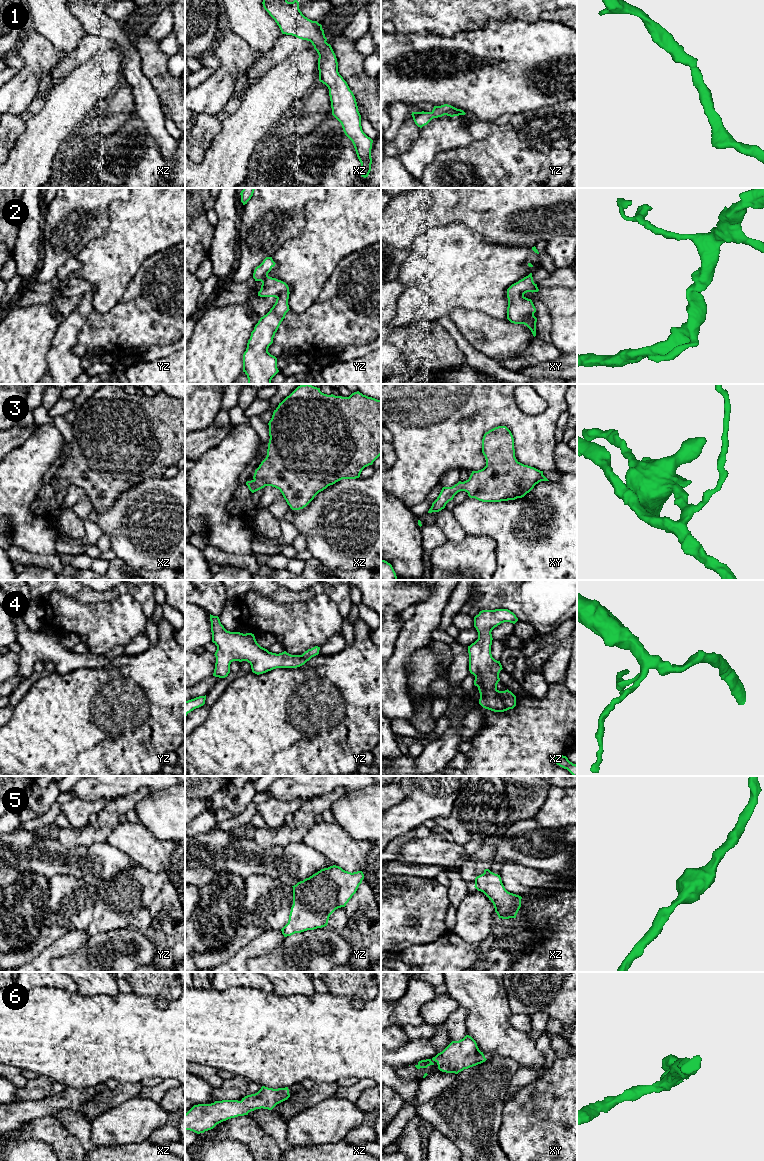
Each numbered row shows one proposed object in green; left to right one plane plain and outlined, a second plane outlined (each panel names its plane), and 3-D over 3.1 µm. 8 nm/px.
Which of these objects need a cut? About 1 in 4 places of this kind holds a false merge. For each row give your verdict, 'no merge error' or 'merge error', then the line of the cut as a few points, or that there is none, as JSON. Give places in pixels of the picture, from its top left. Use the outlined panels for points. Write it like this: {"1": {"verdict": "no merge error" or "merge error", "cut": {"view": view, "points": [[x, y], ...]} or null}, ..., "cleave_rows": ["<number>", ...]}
{"1": {"verdict": "no merge error", "cut": null}, "2": {"verdict": "no merge error", "cut": null}, "3": {"verdict": "no merge error", "cut": null}, "4": {"verdict": "no merge error", "cut": null}, "5": {"verdict": "no merge error", "cut": null}, "6": {"verdict": "no merge error", "cut": null}, "cleave_rows": []}

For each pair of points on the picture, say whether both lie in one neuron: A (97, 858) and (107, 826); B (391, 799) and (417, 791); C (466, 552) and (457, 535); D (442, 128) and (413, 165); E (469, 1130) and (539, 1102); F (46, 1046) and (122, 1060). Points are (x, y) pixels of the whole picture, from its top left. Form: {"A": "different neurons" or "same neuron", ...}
{"A": "different neurons", "B": "different neurons", "C": "different neurons", "D": "same neuron", "E": "different neurons", "F": "same neuron"}

